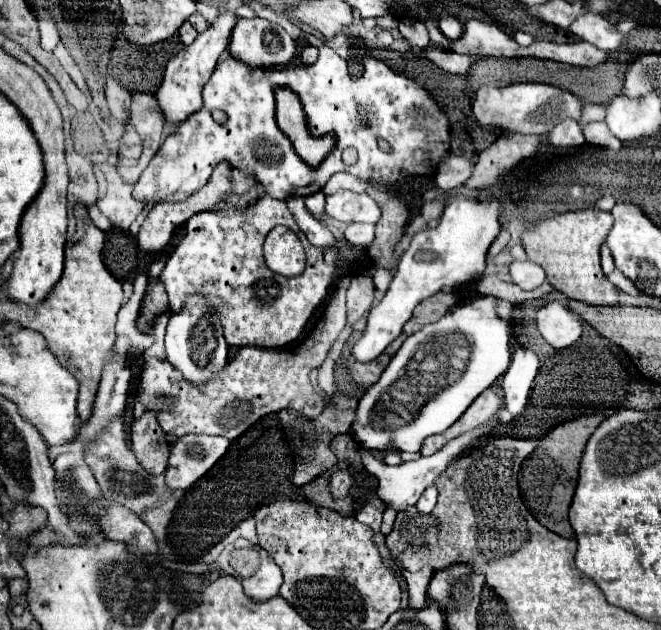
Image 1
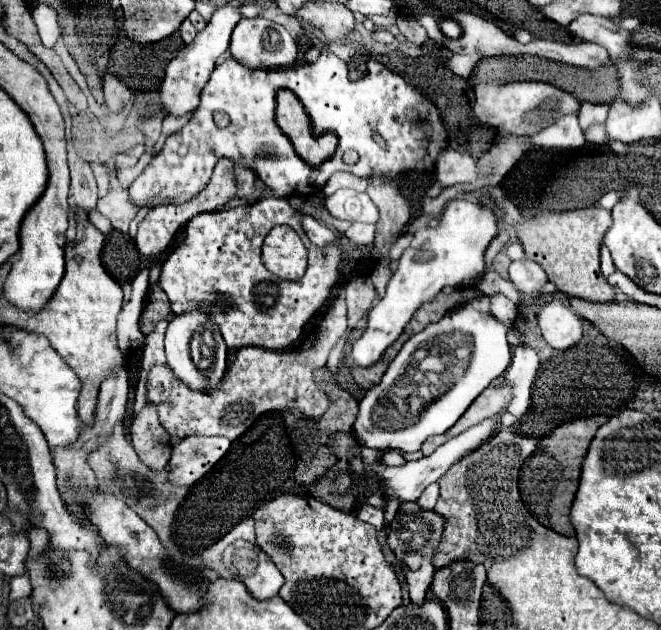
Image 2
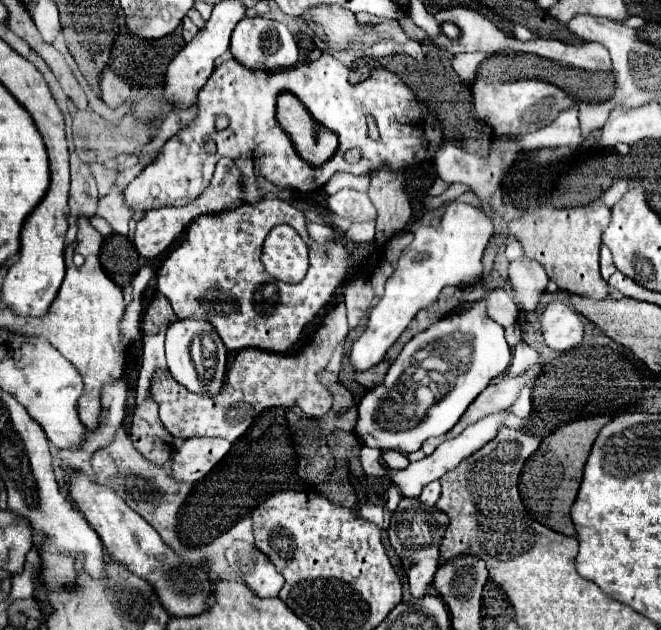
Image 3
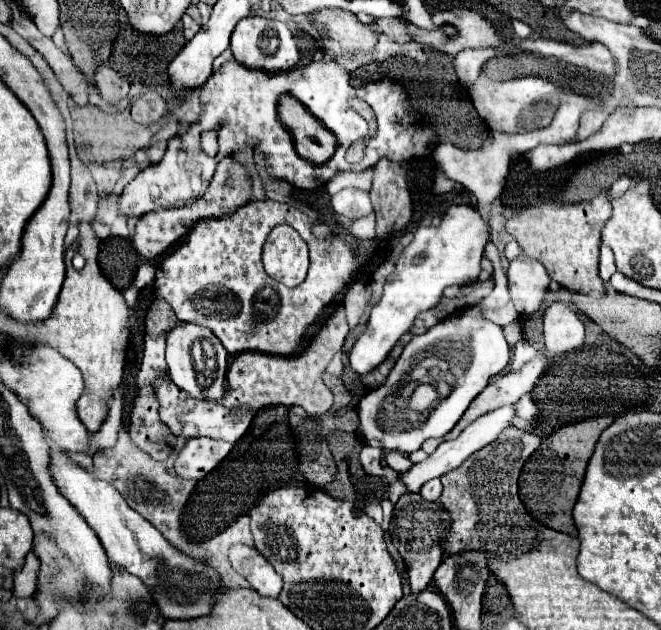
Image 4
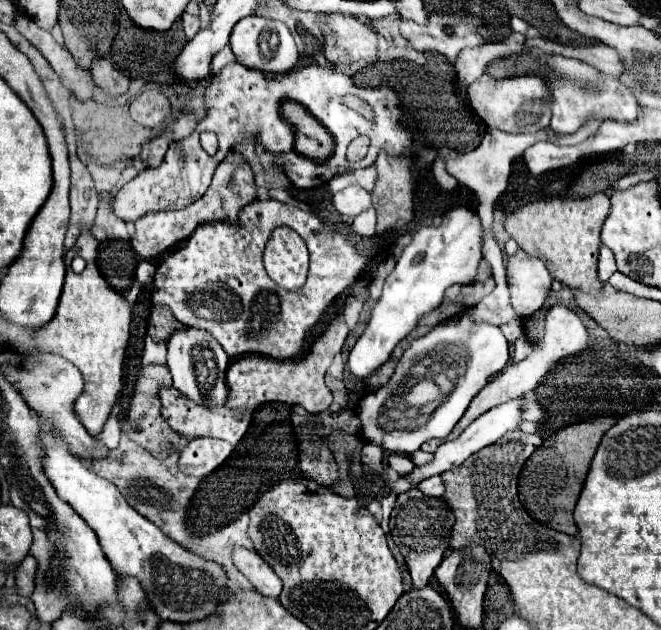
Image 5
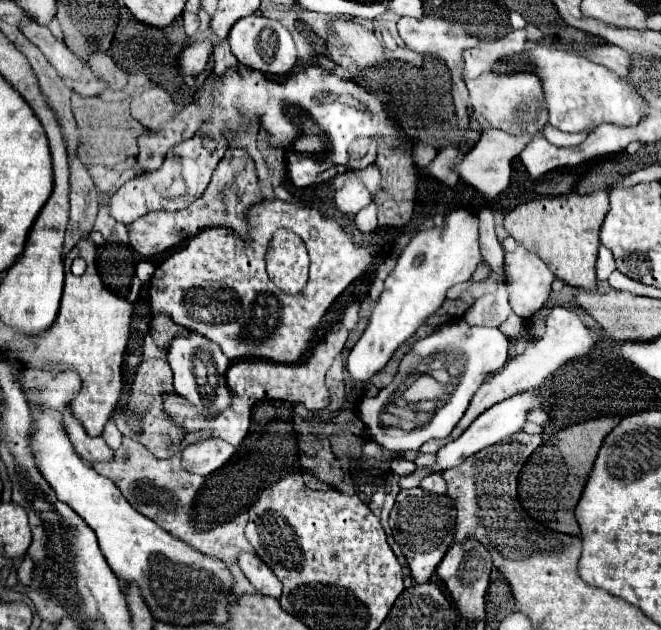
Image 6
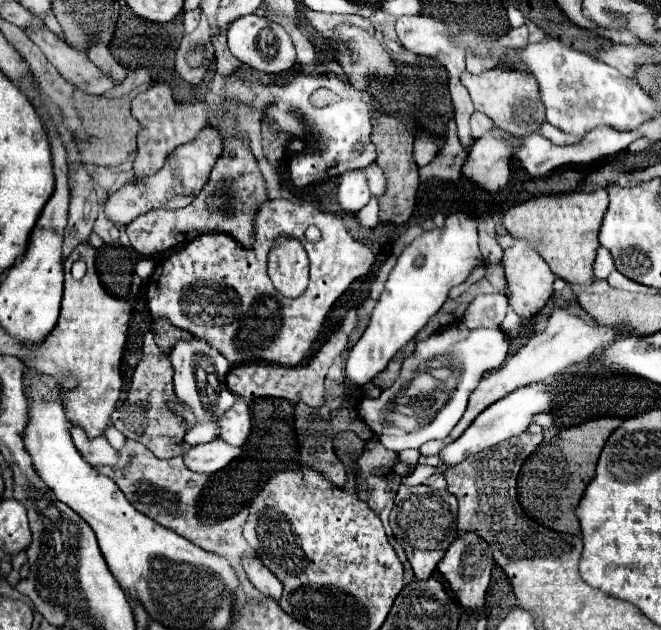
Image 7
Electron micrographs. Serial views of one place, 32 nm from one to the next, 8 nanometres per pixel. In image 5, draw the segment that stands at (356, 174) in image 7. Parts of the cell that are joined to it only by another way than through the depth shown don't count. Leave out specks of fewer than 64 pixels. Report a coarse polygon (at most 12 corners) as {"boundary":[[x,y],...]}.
{"boundary":[[348,186],[332,196],[348,226],[372,206],[370,192]]}

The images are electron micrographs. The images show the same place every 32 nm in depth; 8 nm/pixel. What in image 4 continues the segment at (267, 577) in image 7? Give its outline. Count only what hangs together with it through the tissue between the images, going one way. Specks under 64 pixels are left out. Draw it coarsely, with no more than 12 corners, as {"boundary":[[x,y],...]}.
{"boundary":[[234,544],[232,568],[260,596],[276,598],[282,576],[256,548]]}

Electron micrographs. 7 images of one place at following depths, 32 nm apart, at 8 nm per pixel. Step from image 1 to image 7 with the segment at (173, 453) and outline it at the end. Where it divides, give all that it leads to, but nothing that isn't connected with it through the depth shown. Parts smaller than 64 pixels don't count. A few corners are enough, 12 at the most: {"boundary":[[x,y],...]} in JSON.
{"boundary":[[216,438],[190,446],[184,464],[212,474],[240,454],[240,448]]}

